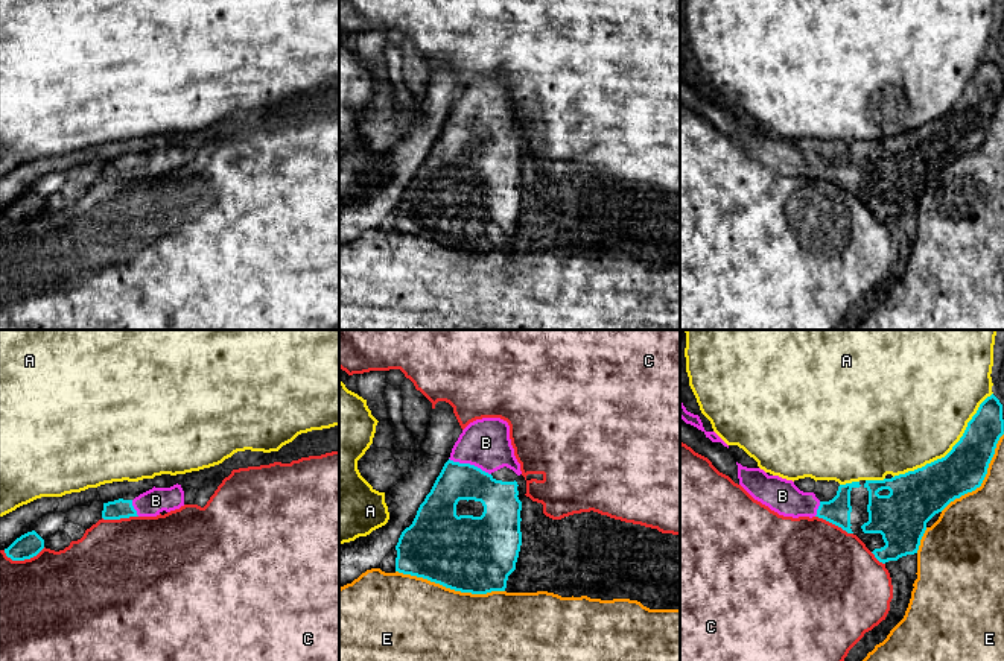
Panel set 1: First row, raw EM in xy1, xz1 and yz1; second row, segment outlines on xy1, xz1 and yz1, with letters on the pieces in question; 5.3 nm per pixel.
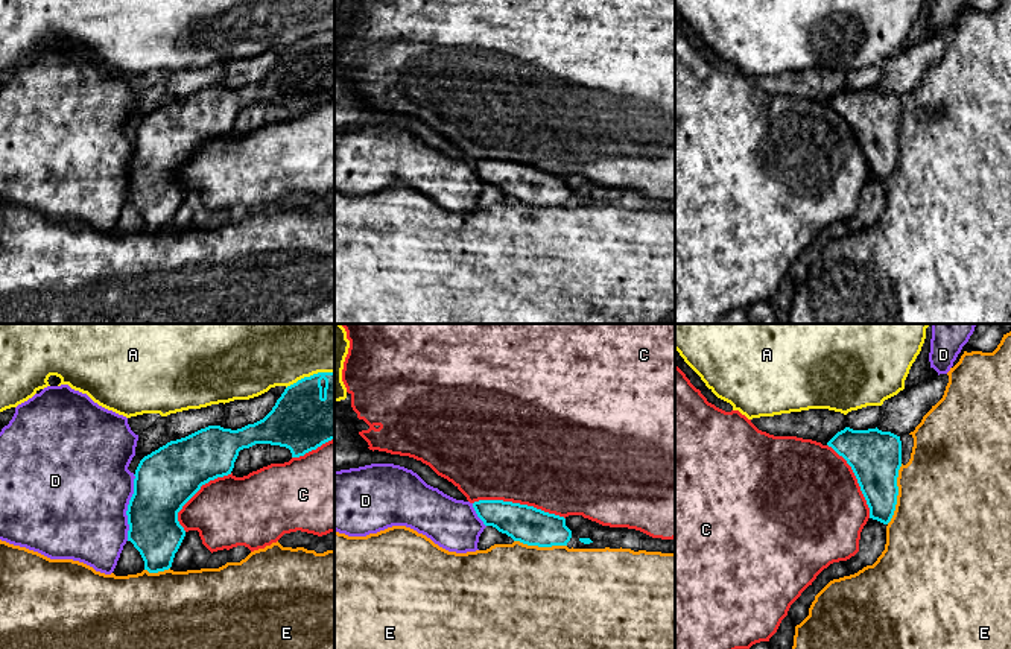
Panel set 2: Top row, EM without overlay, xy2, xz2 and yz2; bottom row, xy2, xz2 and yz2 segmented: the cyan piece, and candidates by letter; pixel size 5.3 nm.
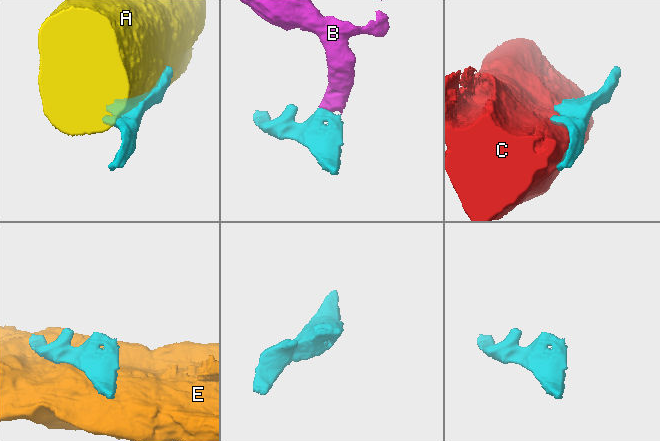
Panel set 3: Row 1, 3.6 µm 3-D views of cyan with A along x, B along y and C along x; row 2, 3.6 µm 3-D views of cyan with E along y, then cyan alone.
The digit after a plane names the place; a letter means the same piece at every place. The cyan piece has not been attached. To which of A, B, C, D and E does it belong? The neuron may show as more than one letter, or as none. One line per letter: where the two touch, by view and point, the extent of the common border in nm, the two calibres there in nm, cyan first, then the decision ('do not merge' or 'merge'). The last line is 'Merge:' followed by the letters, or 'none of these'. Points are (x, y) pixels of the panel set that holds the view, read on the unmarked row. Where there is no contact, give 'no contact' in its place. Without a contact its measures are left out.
A: contact yz1 (951, 110); length 700 nm; calibres 260 and 480 nm; do not merge
B: contact xz1 (469, 123); length 240 nm; calibres 190 and 260 nm; merge
C: contact xz2 (519, 163); length 500 nm; calibres 200 and 500 nm; do not merge
D: contact xy2 (128, 167); length 360 nm; calibres 320 and 480 nm; do not merge
E: contact xz1 (451, 248); length 600 nm; calibres 400 and 500 nm; do not merge
Merge: B

